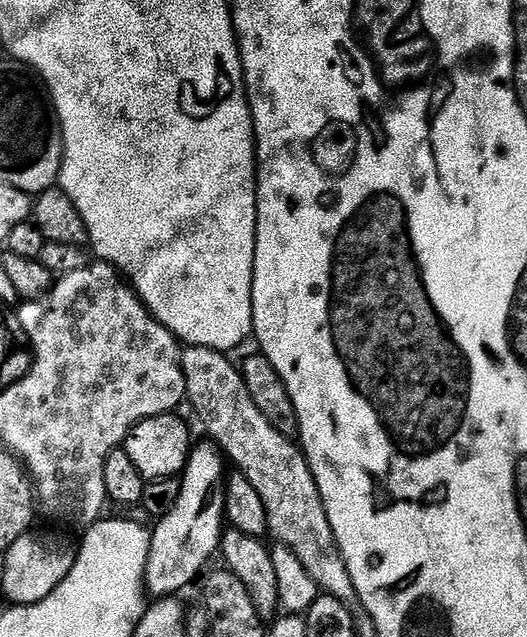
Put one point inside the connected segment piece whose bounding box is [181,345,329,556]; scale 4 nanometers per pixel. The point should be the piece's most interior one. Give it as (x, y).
(273, 463)

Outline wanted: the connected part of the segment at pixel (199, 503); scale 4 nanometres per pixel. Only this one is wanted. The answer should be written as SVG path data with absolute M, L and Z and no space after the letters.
M197 443L189 453L187 465L180 475L178 498L169 512L157 519L157 526L149 535L144 584L147 593L156 598L178 594L176 592L188 587L221 547L220 522L225 519L225 491L214 486L220 484L225 475L224 460L211 443L205 443Z

